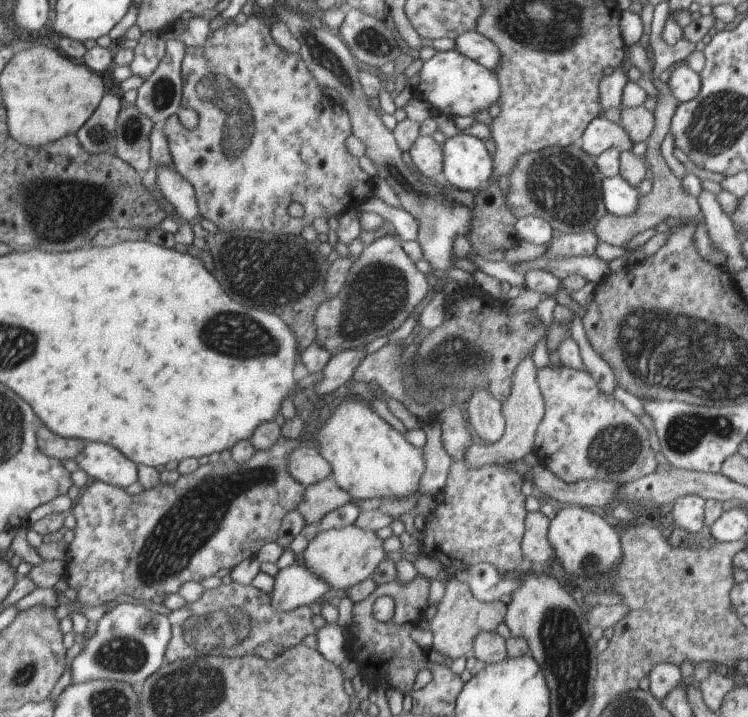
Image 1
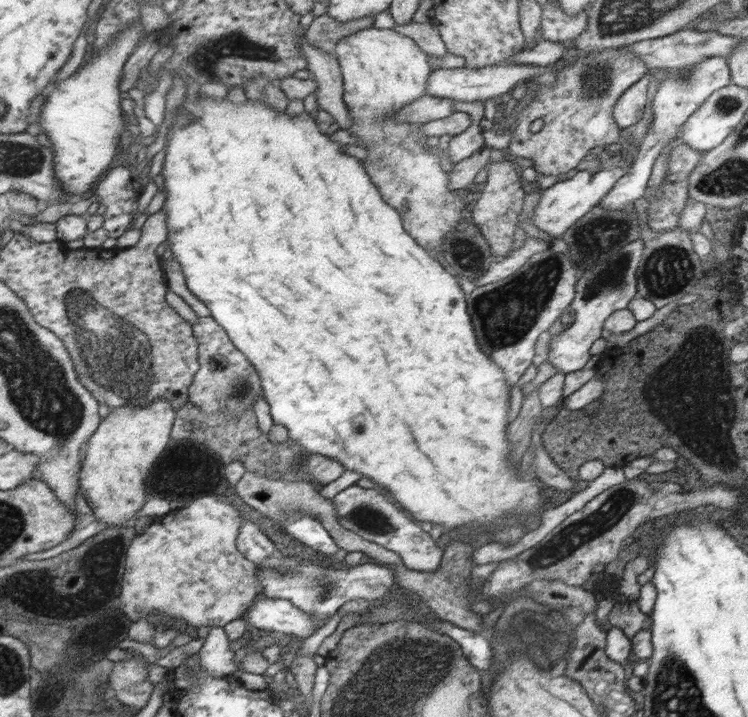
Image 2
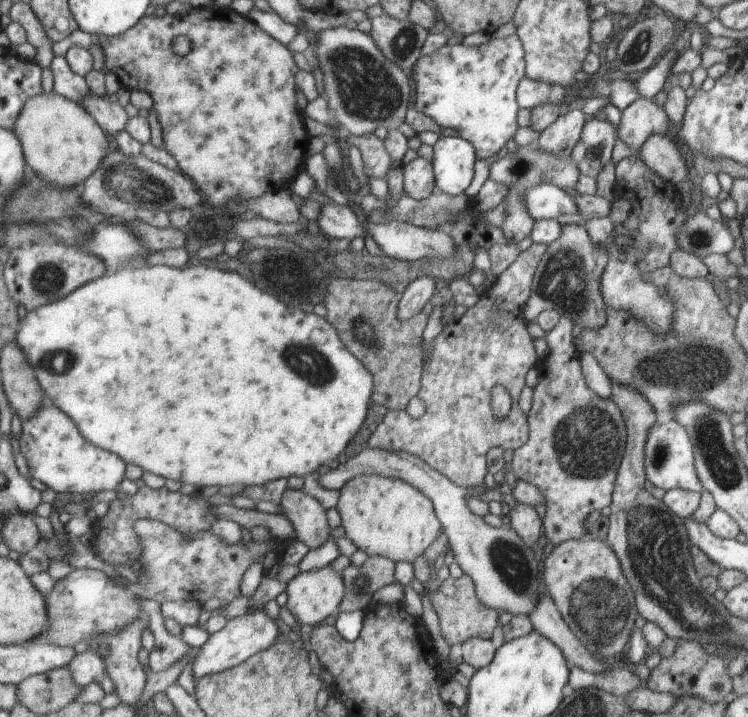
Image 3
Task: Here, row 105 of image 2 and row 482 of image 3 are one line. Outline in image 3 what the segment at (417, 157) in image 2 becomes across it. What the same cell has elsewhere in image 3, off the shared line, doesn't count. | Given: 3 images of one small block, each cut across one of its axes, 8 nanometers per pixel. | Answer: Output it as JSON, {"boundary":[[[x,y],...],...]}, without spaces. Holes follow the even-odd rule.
{"boundary":[[[361,475],[352,478],[340,490],[337,510],[346,537],[359,551],[391,559],[394,563],[412,563],[443,533],[432,501],[416,487],[395,477]]]}

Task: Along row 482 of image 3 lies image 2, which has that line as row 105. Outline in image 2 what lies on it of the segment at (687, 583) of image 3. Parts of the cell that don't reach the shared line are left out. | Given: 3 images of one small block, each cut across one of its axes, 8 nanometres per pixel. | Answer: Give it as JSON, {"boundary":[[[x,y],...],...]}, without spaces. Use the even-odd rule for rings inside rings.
{"boundary":[[[648,70],[638,82],[627,88],[616,101],[613,118],[618,127],[630,127],[643,118],[646,102],[648,102],[648,88],[650,88],[650,82],[654,78],[653,73],[653,70]]]}

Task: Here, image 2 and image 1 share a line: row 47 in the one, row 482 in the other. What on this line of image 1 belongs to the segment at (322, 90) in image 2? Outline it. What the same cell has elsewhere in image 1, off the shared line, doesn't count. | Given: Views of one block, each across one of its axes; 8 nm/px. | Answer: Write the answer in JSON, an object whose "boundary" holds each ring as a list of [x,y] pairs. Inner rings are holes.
{"boundary":[[[300,445],[287,456],[289,474],[305,488],[331,476],[330,464],[316,448]]]}

